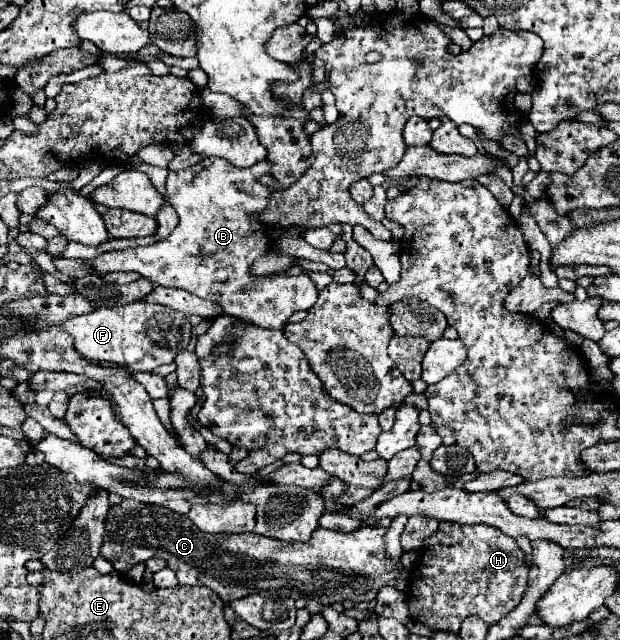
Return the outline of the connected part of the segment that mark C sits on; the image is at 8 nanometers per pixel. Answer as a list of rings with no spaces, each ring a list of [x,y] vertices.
[[[122,500],[120,504],[112,506],[106,520],[106,534],[102,544],[102,556],[112,562],[112,566],[126,574],[134,564],[144,562],[148,558],[162,558],[166,560],[168,568],[172,568],[178,576],[180,584],[188,586],[206,586],[214,588],[214,592],[228,604],[232,600],[244,598],[248,594],[268,592],[268,596],[288,596],[294,600],[316,600],[324,606],[334,602],[346,602],[356,594],[374,594],[380,586],[390,584],[398,577],[397,566],[386,557],[384,549],[384,534],[388,532],[386,526],[360,526],[358,530],[344,534],[336,530],[316,528],[308,542],[280,542],[276,538],[260,536],[260,534],[236,534],[236,536],[212,536],[200,532],[194,524],[188,524],[182,514],[172,512],[168,508],[140,504],[136,500]]]

